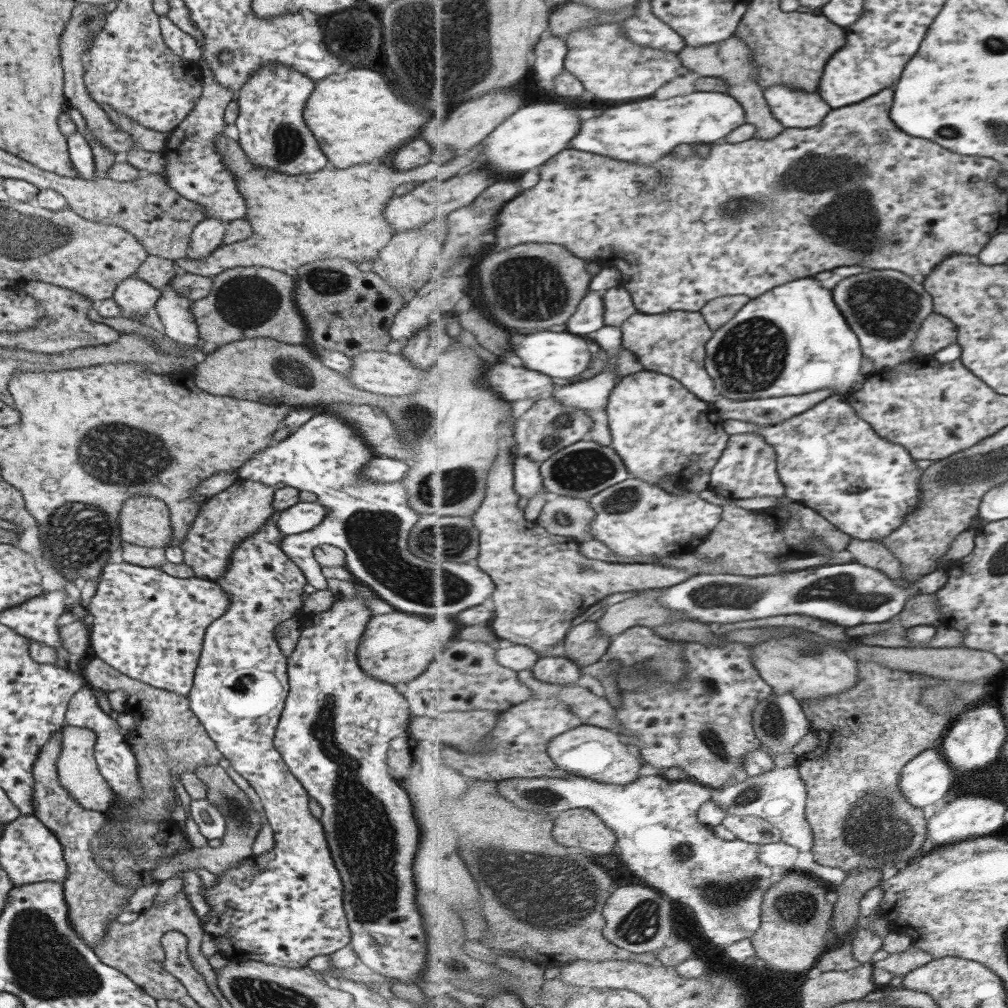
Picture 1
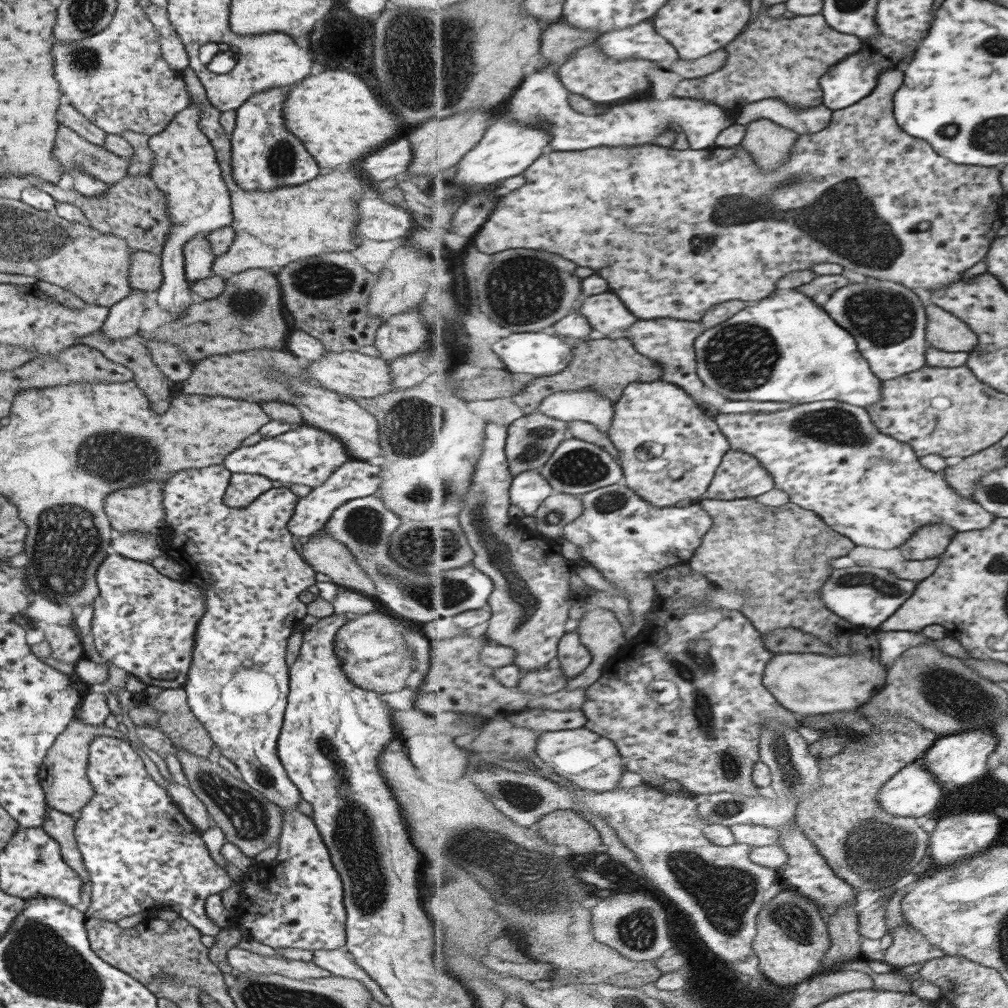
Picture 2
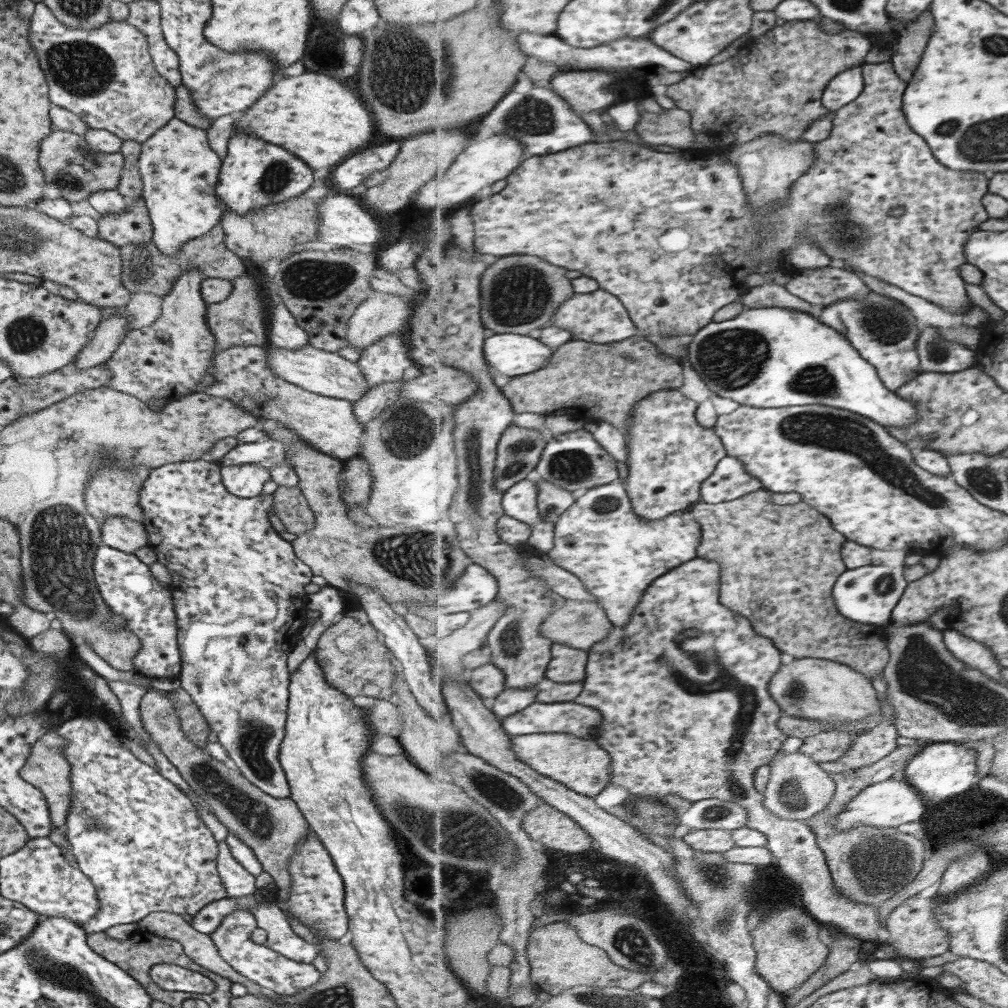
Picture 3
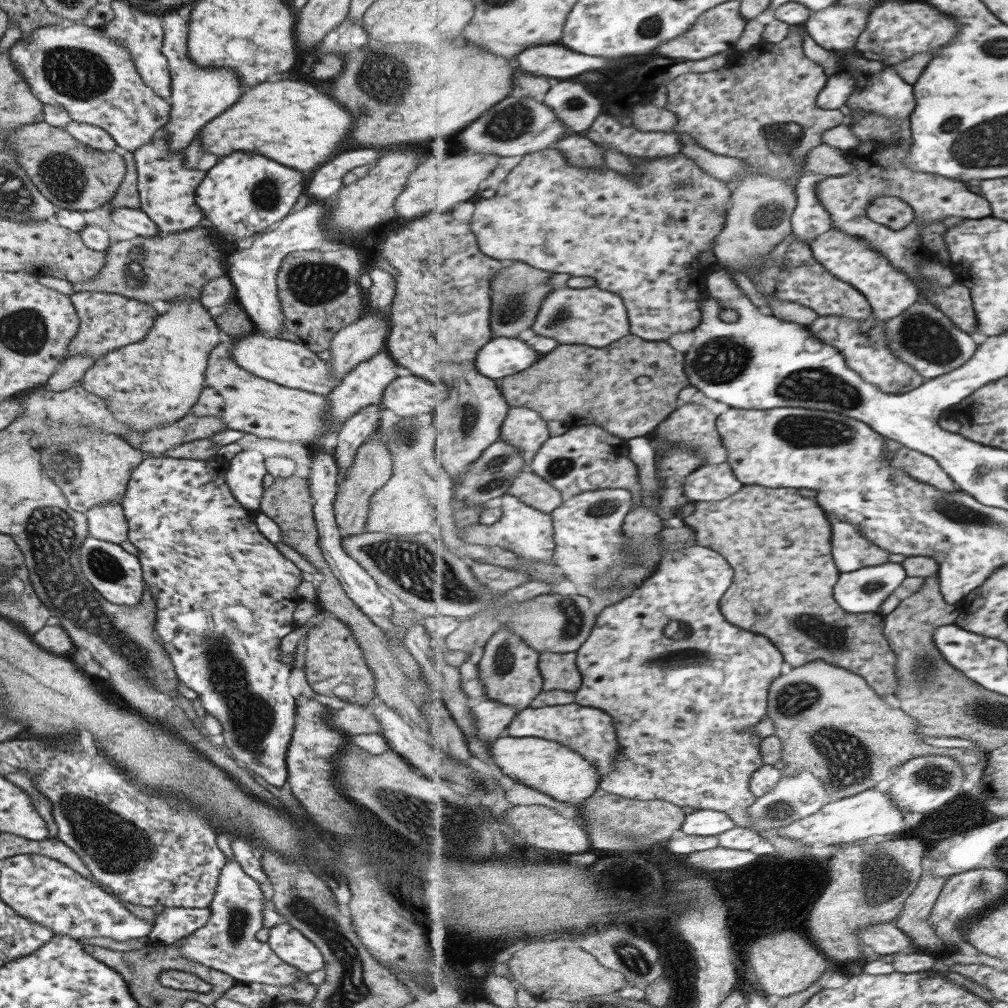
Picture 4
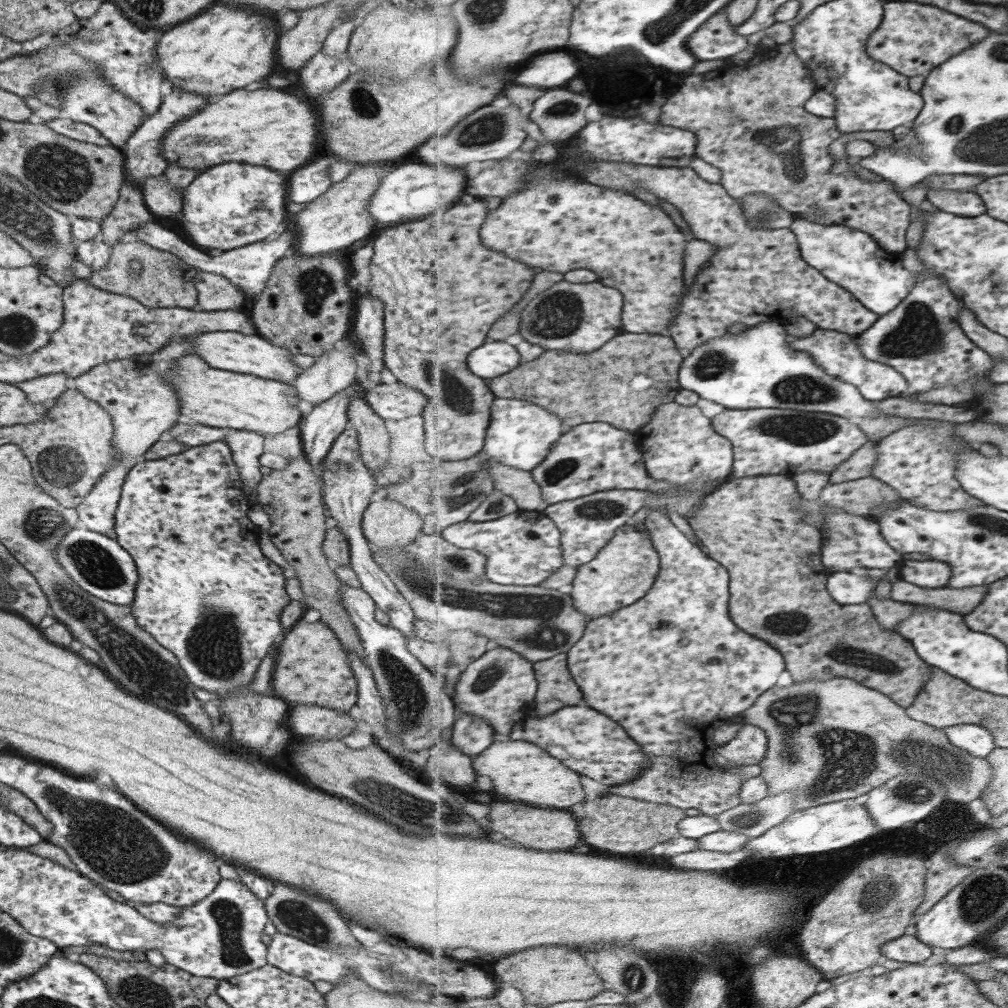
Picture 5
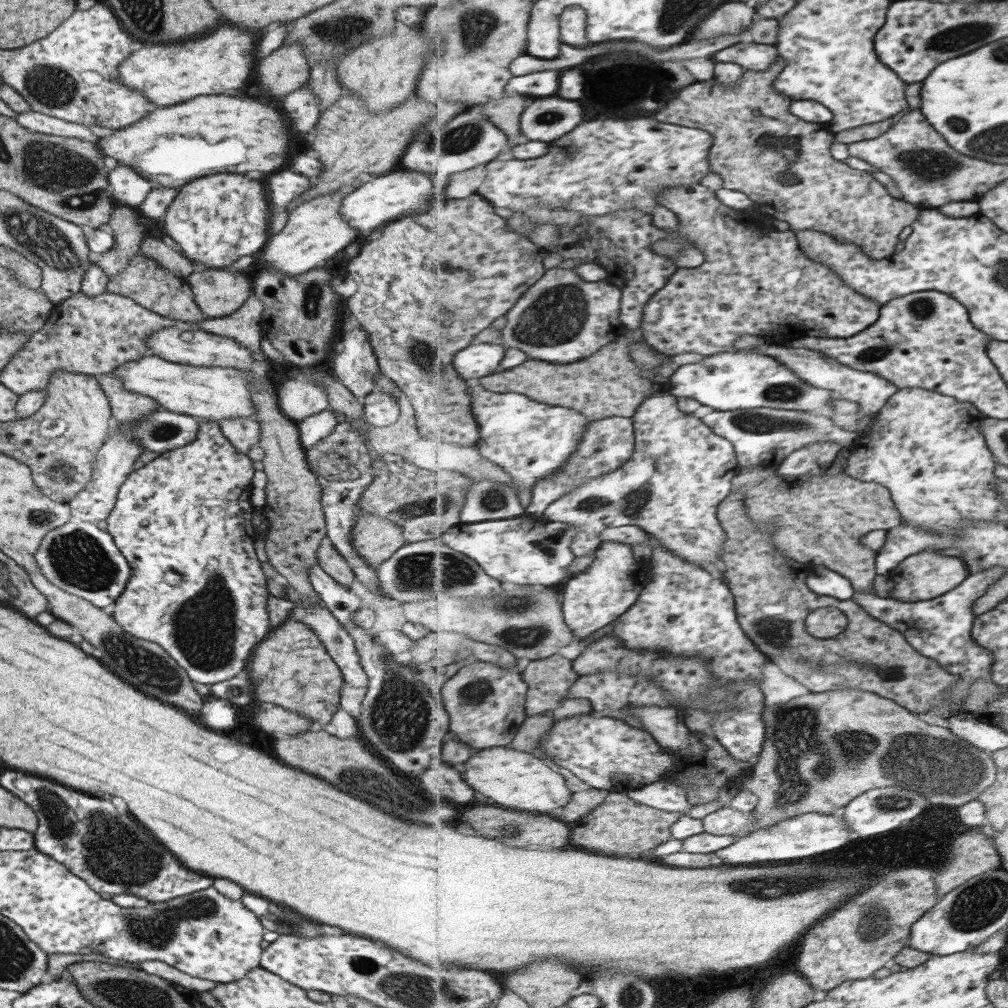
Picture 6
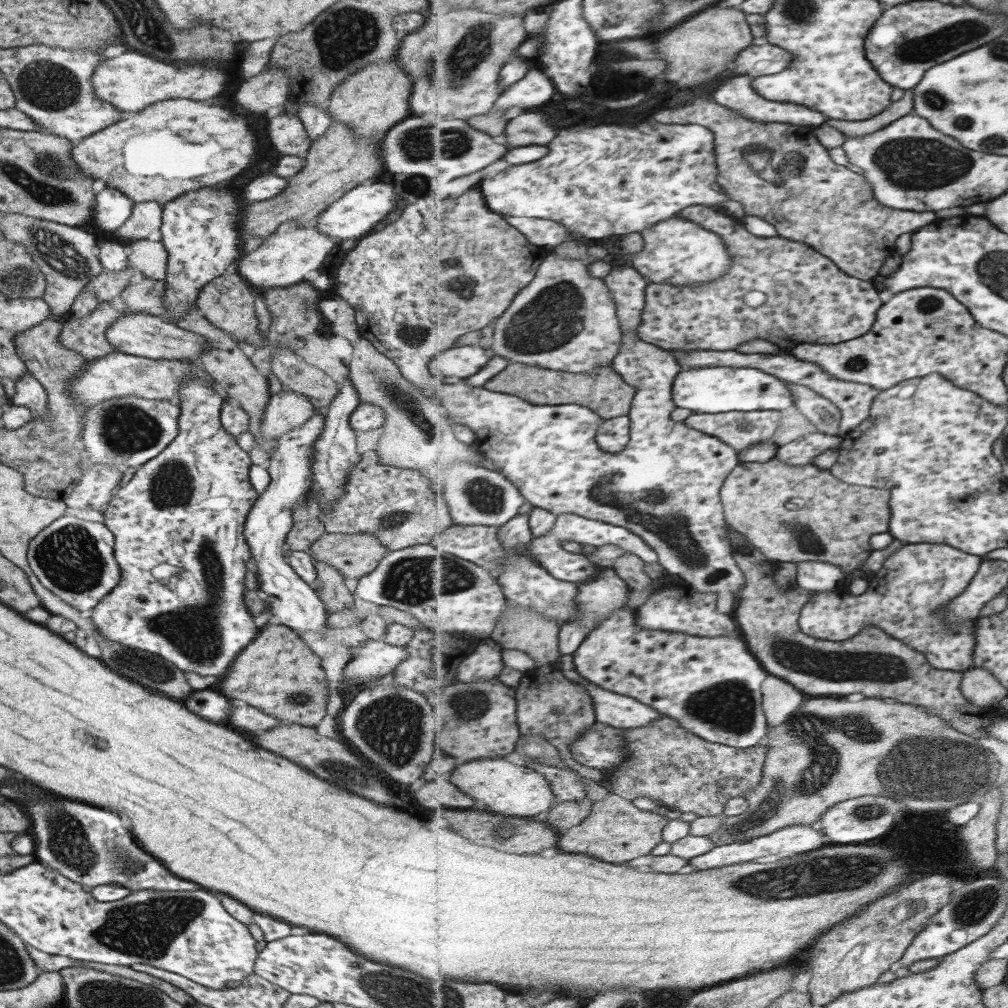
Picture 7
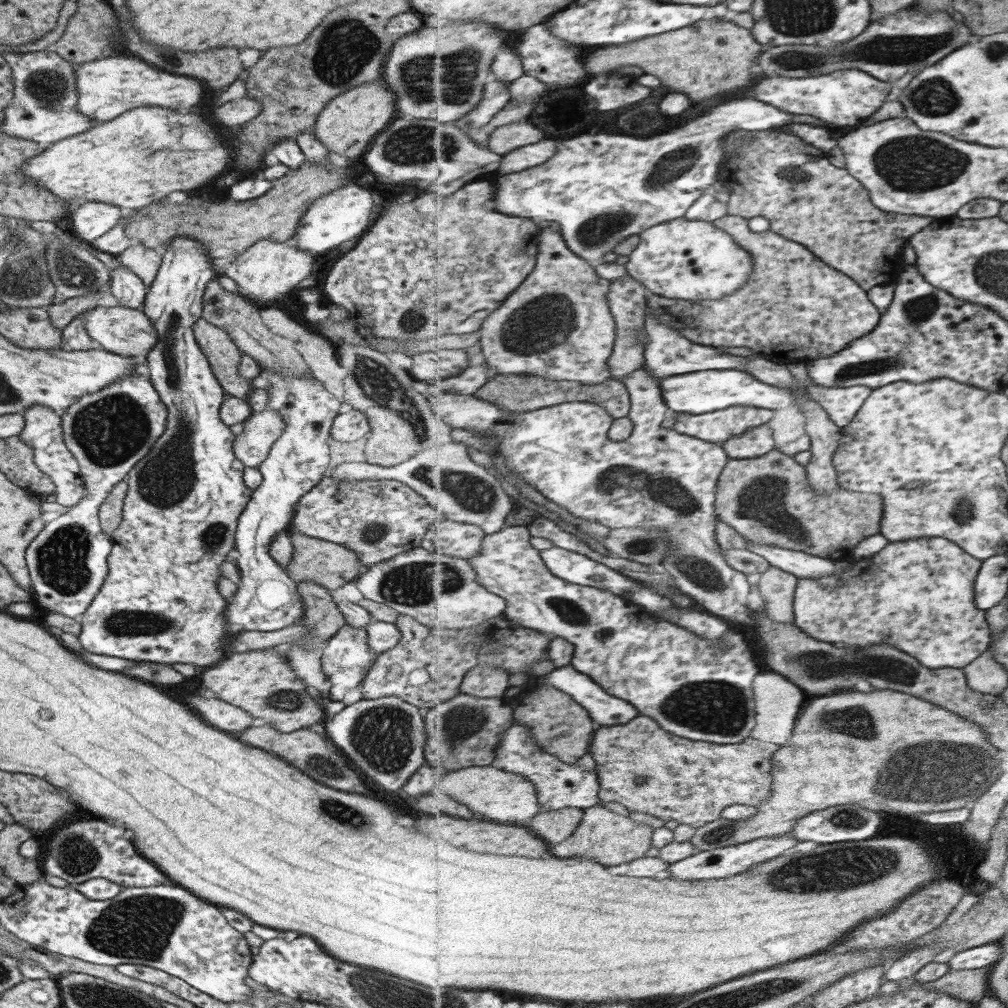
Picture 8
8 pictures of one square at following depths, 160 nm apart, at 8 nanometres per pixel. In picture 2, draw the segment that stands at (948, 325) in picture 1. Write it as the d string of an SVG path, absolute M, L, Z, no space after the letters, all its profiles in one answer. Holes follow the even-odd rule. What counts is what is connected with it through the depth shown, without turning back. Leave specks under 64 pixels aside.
M919 290L917 294L926 306L929 346L947 352L971 352L976 347L978 336L967 323L940 306L933 305L930 301L931 292Z

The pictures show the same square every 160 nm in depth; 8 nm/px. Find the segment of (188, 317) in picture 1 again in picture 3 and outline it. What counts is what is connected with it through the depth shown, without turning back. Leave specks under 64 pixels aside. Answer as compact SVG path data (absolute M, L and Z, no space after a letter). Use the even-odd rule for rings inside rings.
M175 117L140 143L137 168L141 198L152 227L151 242L163 255L175 255L183 243L220 225L224 210L215 198L220 163L209 146L206 132Z

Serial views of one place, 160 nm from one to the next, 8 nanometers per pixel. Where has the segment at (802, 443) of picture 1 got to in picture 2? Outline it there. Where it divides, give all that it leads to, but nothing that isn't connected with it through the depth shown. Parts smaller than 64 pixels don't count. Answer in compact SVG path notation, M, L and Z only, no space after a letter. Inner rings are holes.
M820 400L819 402L810 402L807 404L795 405L787 410L779 412L742 412L741 414L723 414L720 413L715 417L720 424L720 429L728 437L732 448L742 450L752 454L754 457L769 469L772 477L775 479L778 489L787 491L790 494L790 501L801 505L803 508L816 512L833 530L849 537L859 546L869 546L871 548L881 548L891 550L899 548L905 541L914 535L921 527L933 524L943 523L956 528L958 532L980 531L989 528L996 520L997 516L985 510L975 499L964 498L951 484L948 483L947 477L941 472L933 472L920 462L920 457L916 454L916 449L905 441L897 440L896 437L889 436L880 431L880 428L872 421L872 416L868 409L846 403L838 400Z

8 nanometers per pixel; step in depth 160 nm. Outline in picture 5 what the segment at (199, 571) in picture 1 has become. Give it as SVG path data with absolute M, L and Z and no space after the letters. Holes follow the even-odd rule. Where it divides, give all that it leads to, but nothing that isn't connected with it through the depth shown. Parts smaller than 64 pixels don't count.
M227 430L223 440L229 447L231 459L240 476L240 489L249 503L256 503L258 482L261 480L259 456L263 437L249 430Z

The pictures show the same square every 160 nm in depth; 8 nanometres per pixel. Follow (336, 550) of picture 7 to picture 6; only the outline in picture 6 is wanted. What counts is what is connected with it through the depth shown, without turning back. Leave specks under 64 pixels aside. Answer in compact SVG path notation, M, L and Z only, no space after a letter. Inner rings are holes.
M369 513L359 514L356 517L355 524L350 532L350 539L356 548L357 554L361 558L364 558L370 567L373 564L379 564L387 560L387 558L405 543L402 532L397 525L386 518Z

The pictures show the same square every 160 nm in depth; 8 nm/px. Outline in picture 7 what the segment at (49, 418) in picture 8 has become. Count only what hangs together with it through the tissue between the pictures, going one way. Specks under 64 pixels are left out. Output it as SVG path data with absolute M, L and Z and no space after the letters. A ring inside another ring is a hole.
M29 371L23 373L14 386L14 393L10 403L15 406L22 406L30 410L33 419L44 417L46 413L46 393L44 388L35 380Z

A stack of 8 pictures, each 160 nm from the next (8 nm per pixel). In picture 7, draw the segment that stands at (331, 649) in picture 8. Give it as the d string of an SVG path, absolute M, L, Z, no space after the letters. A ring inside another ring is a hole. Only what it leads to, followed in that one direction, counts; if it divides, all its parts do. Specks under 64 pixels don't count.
M368 638L365 645L350 649L349 662L343 669L343 682L353 682L359 686L375 682L405 661L407 654L403 647Z

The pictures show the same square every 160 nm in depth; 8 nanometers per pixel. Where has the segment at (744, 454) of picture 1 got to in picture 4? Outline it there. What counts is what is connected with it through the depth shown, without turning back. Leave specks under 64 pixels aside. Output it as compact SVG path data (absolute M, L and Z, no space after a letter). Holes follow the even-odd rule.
M728 462L699 467L684 482L684 493L694 502L725 500L737 494L743 487Z

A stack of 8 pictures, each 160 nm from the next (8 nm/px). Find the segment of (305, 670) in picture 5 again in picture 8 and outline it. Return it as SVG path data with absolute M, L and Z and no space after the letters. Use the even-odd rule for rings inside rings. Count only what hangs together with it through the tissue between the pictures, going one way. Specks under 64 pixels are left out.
M272 649L233 653L217 666L203 668L199 680L201 686L207 686L207 690L211 690L219 700L245 710L253 718L261 718L258 722L273 726L277 732L294 732L322 721L325 712L321 705L307 695L301 679L295 678L287 666L287 660Z

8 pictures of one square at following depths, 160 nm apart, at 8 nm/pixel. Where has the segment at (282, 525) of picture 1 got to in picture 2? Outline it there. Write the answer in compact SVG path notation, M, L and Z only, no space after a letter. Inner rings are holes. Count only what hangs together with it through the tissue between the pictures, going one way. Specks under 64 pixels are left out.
M350 460L340 466L325 482L308 490L295 503L292 514L288 517L286 527L289 533L298 537L309 537L320 530L338 506L346 500L372 495L380 485L382 478L378 475L380 468L365 461Z

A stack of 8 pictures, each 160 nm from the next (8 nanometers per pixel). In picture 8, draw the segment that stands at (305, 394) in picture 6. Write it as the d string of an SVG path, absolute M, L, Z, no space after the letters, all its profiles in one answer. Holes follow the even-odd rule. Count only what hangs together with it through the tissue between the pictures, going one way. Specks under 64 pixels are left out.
M265 408L252 412L243 424L244 431L232 442L233 456L244 467L258 467L267 457L270 446L283 432L282 416L275 409Z

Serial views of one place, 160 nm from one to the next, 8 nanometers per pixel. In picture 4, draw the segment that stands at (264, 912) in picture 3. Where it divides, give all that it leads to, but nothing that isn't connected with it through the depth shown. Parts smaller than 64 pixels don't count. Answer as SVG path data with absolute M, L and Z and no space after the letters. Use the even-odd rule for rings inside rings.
M280 921L269 928L266 943L285 964L294 966L305 975L323 969L324 962L315 945L285 922Z

